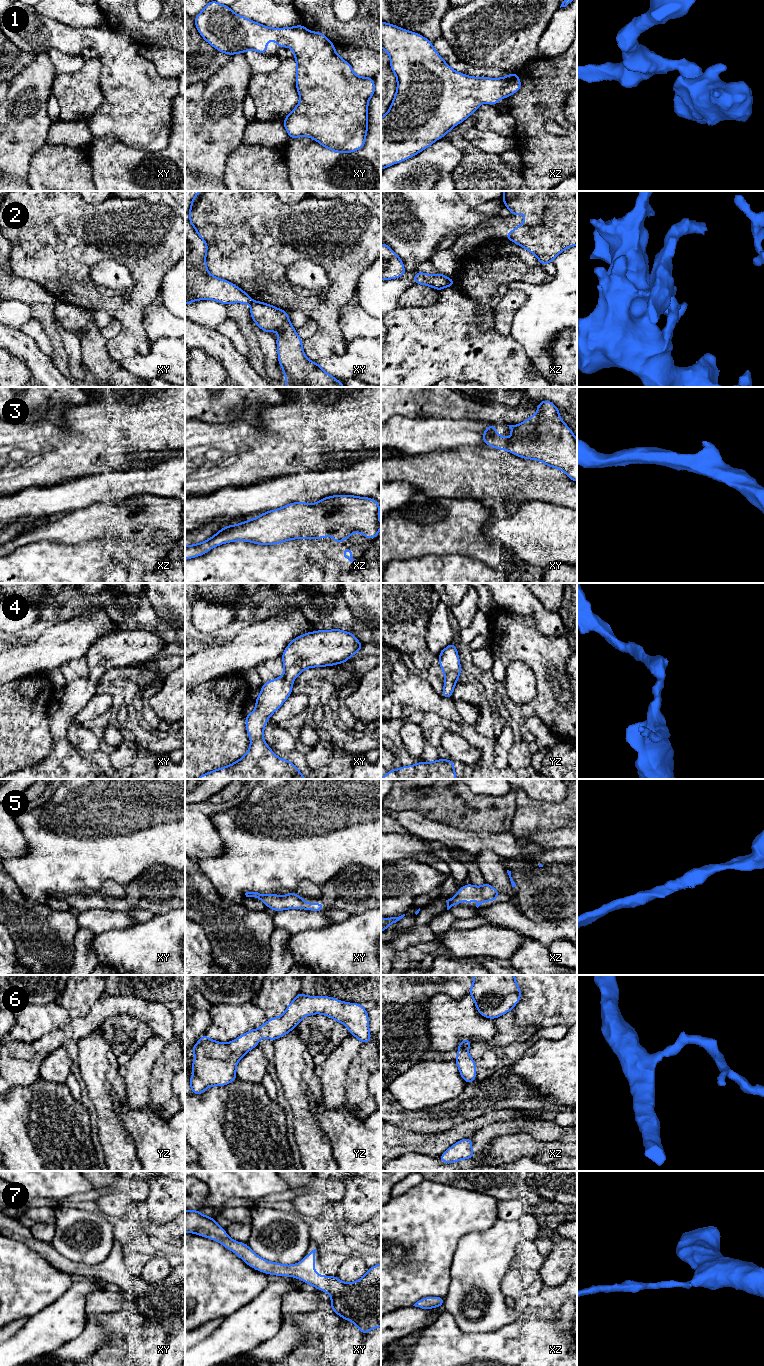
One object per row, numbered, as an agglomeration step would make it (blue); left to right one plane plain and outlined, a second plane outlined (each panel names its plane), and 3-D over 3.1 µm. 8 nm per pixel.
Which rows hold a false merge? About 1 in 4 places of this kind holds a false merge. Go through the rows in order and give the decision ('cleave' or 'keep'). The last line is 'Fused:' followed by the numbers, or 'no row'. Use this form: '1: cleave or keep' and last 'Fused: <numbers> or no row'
1: keep
2: cleave
3: keep
4: keep
5: keep
6: keep
7: keep
Fused: 2

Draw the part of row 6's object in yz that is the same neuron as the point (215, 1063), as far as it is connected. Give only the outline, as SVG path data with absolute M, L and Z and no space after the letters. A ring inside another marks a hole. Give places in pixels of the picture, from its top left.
M299 992L283 1015L265 1021L259 1029L249 1030L233 1041L213 1041L206 1034L200 1037L191 1048L195 1055L190 1067L194 1074L189 1078L192 1093L201 1095L210 1086L225 1086L233 1082L237 1078L237 1063L259 1045L260 1037L274 1041L312 1014L324 1014L336 1022L342 1022L362 1044L368 1043L372 1038L368 1013L361 1004L347 1003L327 996L306 996Z

